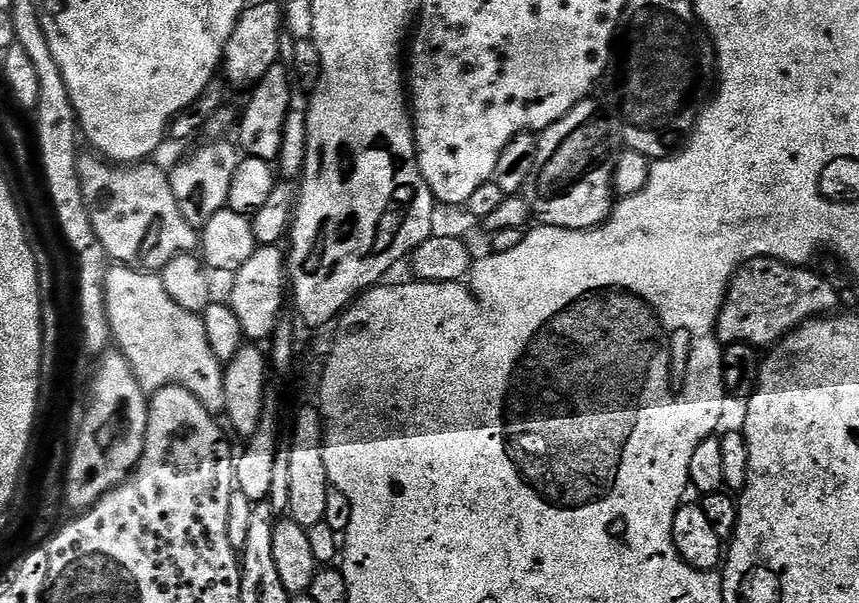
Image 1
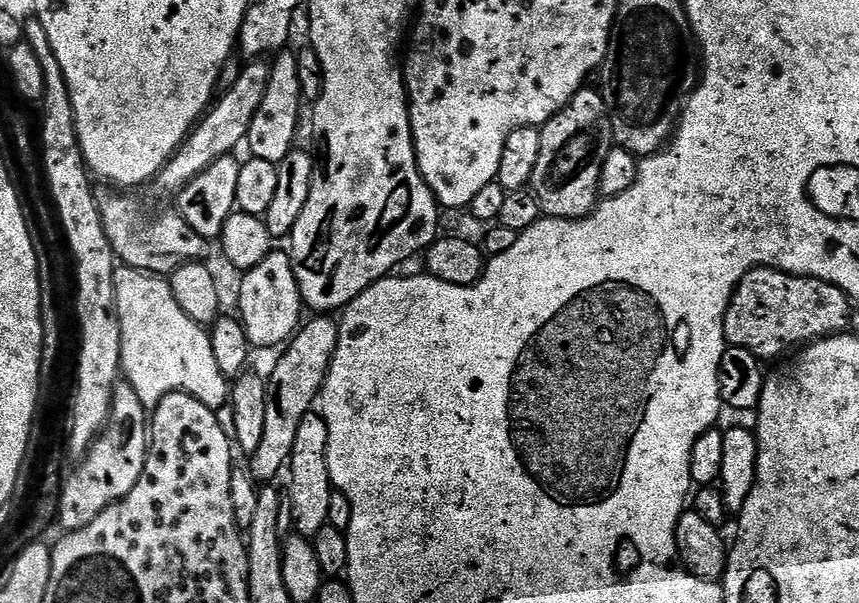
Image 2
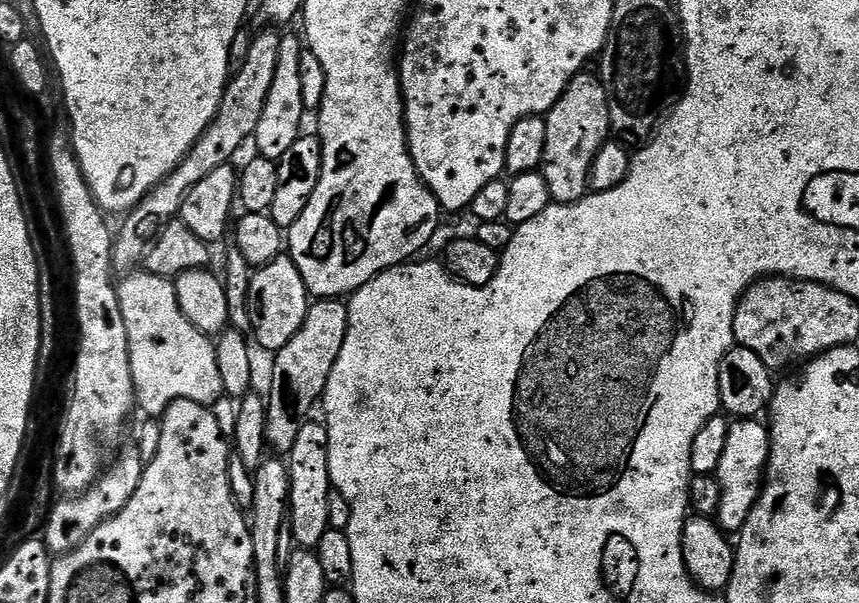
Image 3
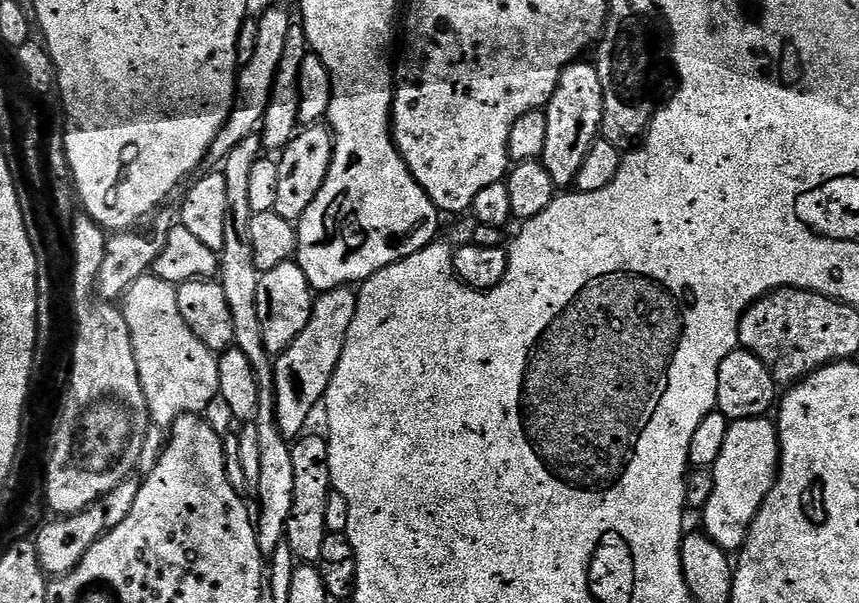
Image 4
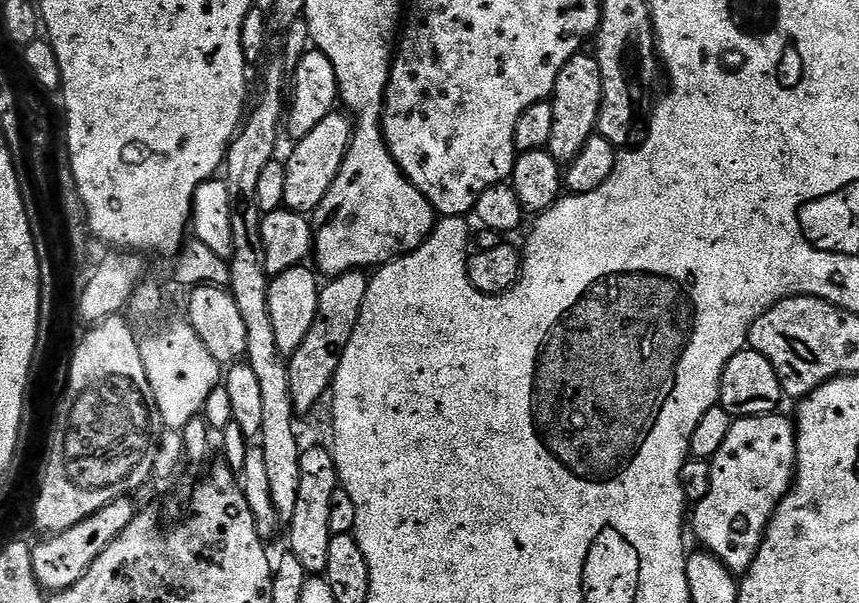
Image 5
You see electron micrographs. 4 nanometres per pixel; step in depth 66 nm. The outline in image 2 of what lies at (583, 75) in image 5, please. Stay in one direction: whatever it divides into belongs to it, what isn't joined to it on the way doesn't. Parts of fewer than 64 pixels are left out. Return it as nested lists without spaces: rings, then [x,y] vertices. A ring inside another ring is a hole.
[[[595,87],[592,88],[581,88],[557,116],[550,118],[540,128],[542,151],[538,153],[538,166],[534,166],[530,188],[536,194],[536,201],[540,203],[541,213],[553,220],[578,220],[581,216],[588,215],[598,203],[602,162],[606,162],[606,154],[613,148],[614,141],[604,96]]]

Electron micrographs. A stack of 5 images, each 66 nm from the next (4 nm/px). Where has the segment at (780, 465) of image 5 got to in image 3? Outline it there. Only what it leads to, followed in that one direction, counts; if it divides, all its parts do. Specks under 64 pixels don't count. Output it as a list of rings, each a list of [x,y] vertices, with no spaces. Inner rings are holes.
[[[756,418],[733,419],[728,426],[726,450],[722,450],[722,462],[714,473],[716,481],[720,484],[720,505],[714,519],[725,533],[739,533],[740,527],[746,522],[750,510],[756,505],[756,499],[760,496],[767,466],[767,427]]]

